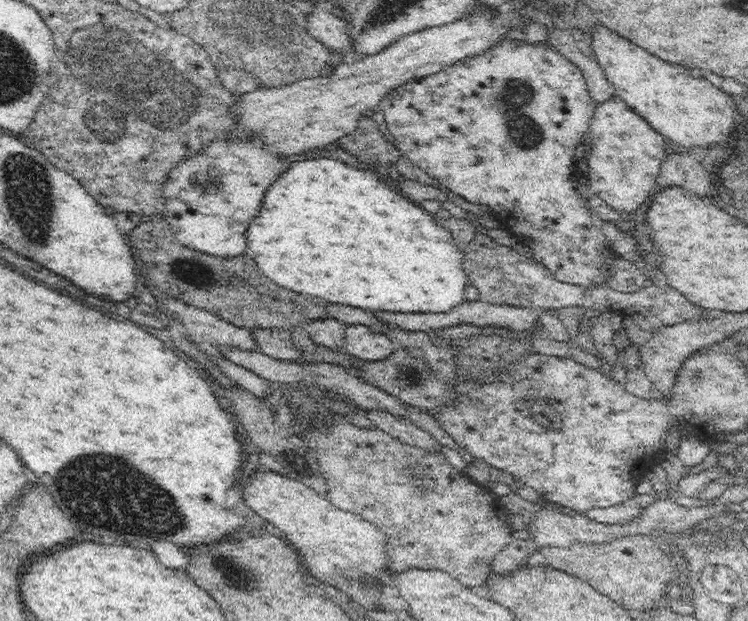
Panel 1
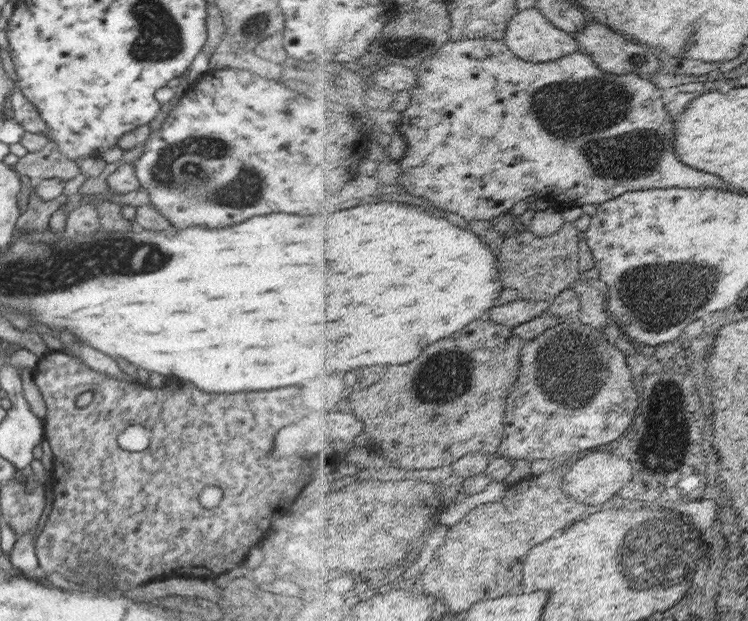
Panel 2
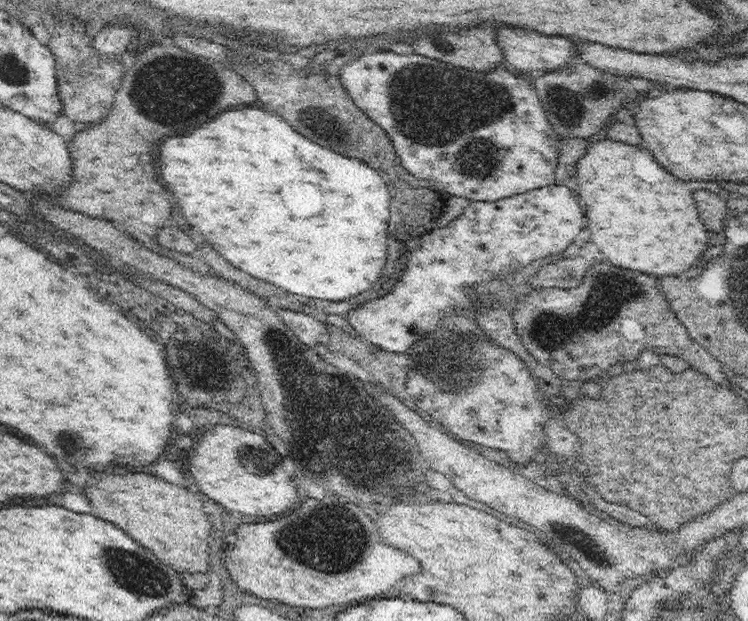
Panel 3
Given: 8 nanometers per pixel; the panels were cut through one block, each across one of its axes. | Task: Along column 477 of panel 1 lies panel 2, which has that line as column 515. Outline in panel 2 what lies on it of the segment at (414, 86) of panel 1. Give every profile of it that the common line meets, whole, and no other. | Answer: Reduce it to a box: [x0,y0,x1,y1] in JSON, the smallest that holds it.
[398,38,730,222]

